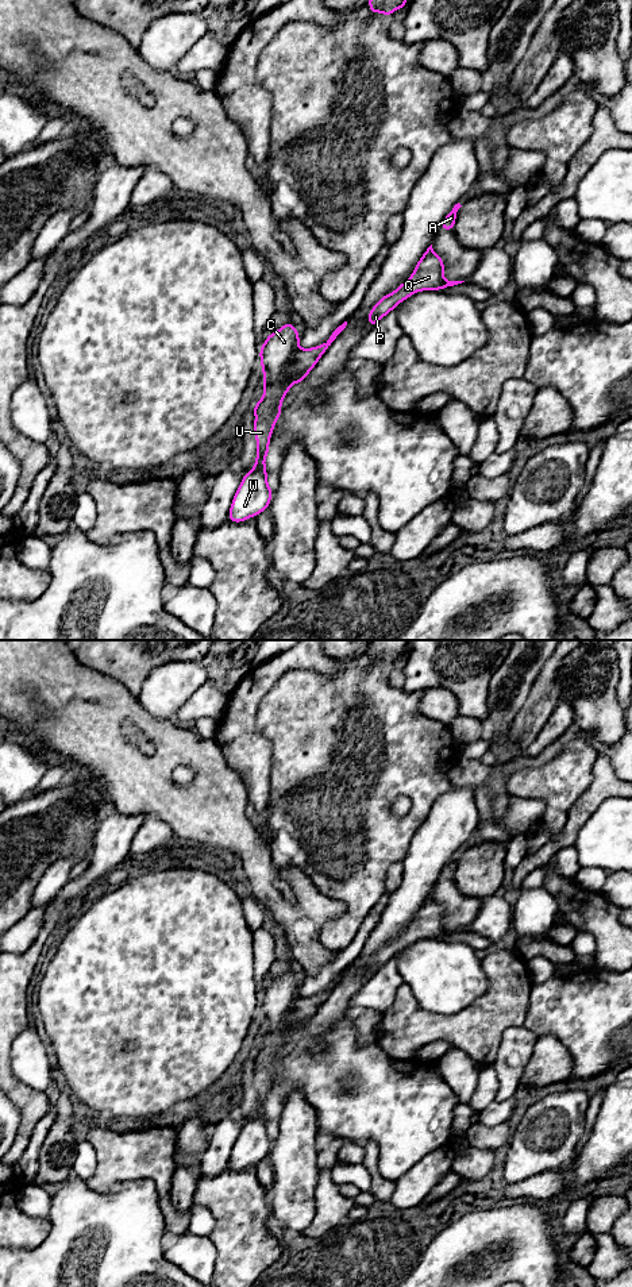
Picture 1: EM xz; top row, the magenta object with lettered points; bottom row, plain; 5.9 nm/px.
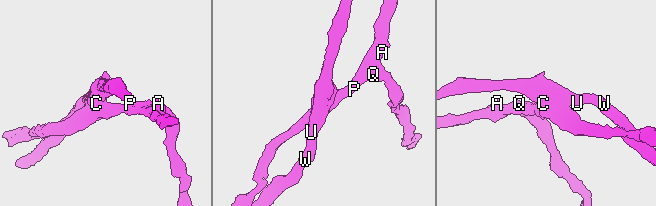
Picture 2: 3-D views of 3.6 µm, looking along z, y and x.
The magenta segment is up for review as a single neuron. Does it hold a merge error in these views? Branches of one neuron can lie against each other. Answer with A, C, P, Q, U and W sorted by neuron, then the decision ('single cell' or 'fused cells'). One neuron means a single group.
A P Q / C U W; fused cells

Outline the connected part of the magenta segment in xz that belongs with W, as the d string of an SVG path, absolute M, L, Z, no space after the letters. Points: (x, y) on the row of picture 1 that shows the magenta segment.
M288 321L271 332L259 348L263 371L263 396L254 405L254 438L257 456L254 467L244 477L232 498L228 520L242 523L269 509L273 490L267 483L265 458L275 423L282 413L281 402L290 389L288 369L298 350L300 334Z

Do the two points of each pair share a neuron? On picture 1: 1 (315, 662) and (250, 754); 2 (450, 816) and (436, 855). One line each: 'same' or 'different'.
1: same
2: same

